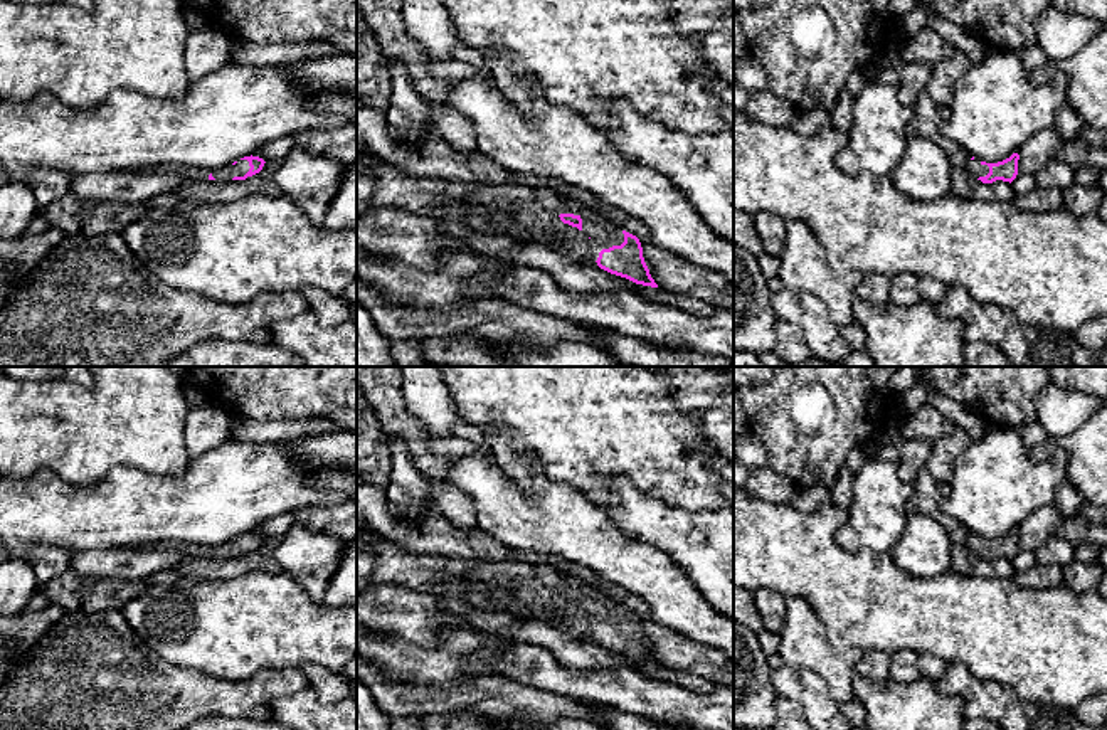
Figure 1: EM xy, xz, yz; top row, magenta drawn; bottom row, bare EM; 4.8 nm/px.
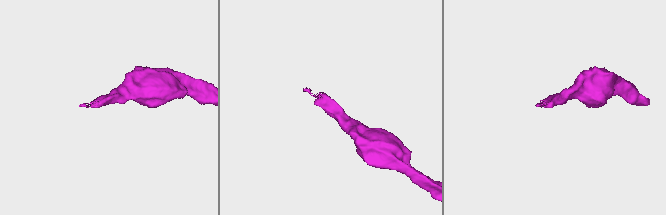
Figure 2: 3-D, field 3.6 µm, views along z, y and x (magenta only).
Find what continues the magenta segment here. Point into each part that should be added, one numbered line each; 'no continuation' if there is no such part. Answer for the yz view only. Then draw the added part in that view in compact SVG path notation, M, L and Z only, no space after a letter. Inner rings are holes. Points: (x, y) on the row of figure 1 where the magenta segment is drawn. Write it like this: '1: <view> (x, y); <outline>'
1: yz (974, 167); M977 158L969 160L966 165L966 170L976 178L986 177L989 173L989 167L983 165L981 160L977 160Z

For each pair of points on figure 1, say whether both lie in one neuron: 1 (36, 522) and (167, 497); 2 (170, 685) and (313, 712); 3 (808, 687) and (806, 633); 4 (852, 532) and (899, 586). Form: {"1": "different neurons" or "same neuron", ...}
{"1": "same neuron", "2": "different neurons", "3": "different neurons", "4": "different neurons"}

